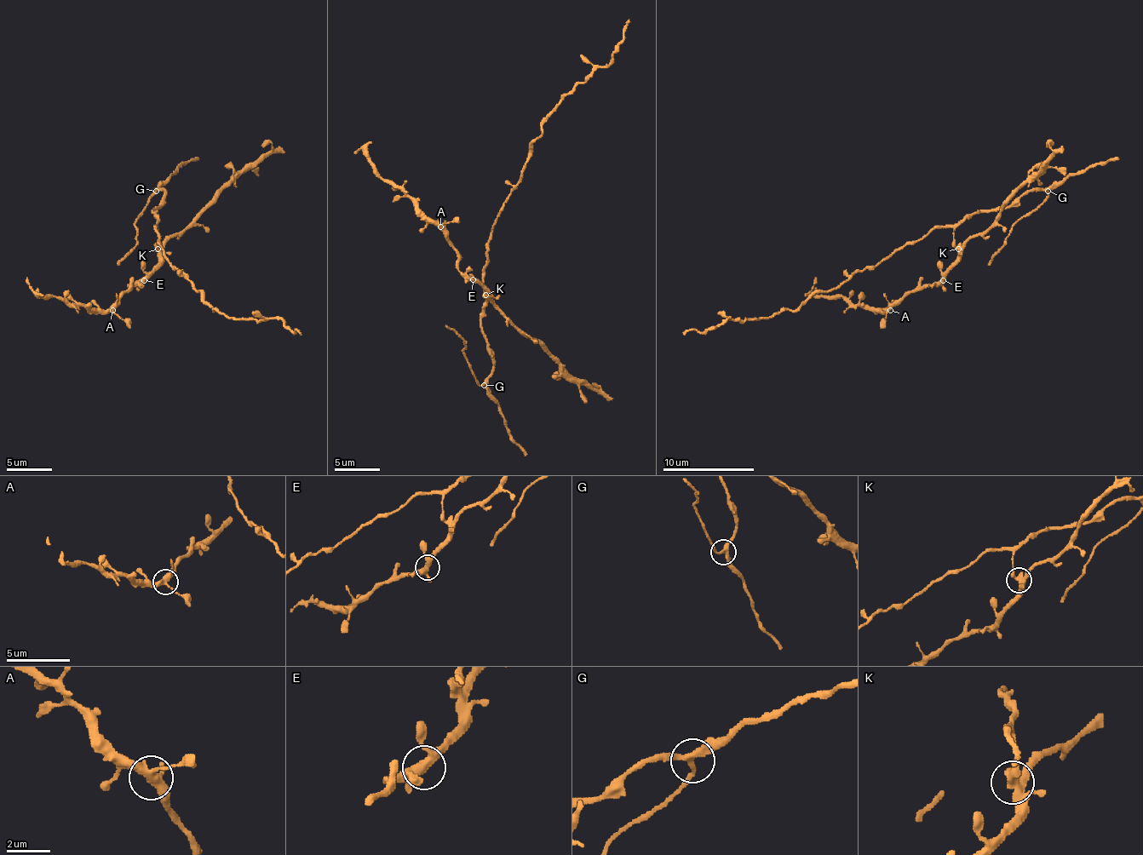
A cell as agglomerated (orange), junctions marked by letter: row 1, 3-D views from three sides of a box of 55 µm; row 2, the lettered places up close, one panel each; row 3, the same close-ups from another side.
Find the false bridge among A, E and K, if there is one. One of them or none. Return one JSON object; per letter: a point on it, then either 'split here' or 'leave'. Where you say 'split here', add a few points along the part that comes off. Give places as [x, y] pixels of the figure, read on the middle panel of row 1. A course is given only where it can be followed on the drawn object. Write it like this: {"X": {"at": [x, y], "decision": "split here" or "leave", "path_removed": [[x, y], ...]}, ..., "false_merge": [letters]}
{"A": {"at": [440, 226], "decision": "leave"}, "E": {"at": [473, 279], "decision": "leave"}, "K": {"at": [485, 295], "decision": "split here", "path_removed": [[486, 295], [486, 243], [541, 133], [541, 122], [598, 66], [607, 65], [628, 19]]}, "false_merge": ["K"]}

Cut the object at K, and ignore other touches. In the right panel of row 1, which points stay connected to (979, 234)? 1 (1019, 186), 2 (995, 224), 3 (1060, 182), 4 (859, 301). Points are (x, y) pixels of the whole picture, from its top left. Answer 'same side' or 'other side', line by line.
1: same side
2: same side
3: other side
4: same side

